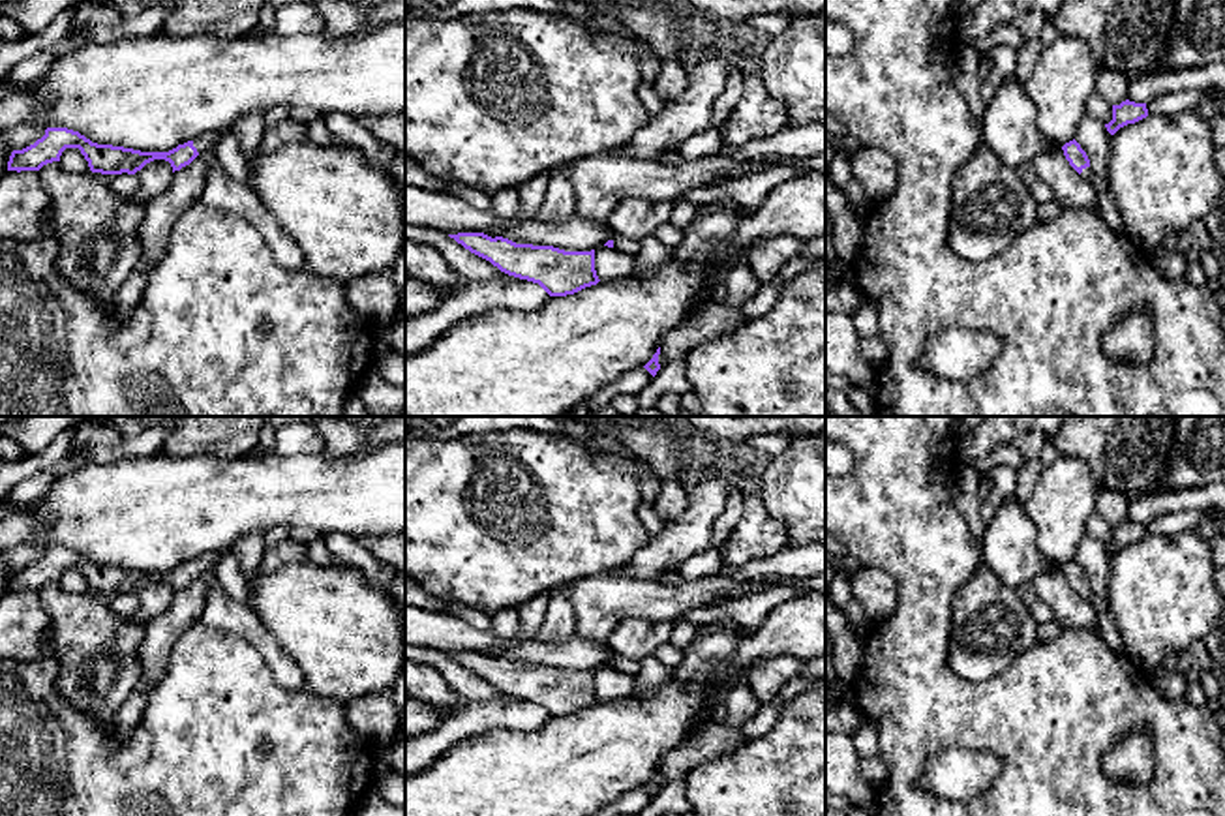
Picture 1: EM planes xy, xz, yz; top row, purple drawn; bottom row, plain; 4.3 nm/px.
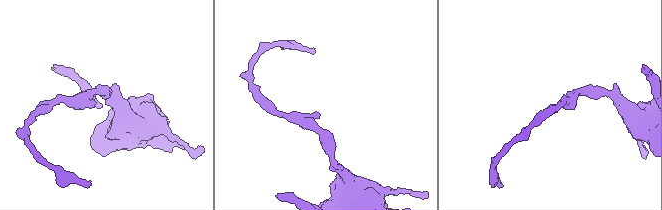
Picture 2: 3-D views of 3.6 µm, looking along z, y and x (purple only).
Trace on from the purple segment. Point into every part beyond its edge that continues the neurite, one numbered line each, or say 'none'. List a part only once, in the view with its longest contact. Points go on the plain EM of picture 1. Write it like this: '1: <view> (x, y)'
1: xy (203, 563)

